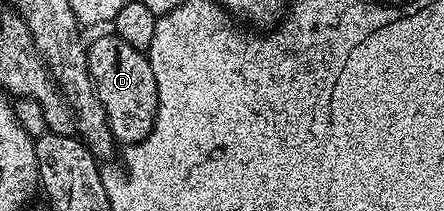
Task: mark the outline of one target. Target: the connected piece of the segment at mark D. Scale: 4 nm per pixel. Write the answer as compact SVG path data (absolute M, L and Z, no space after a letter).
M107 31L103 37L96 38L88 45L86 62L115 142L127 146L143 141L154 130L158 110L156 75L152 75L149 56L143 50L124 43L124 39L113 32Z

